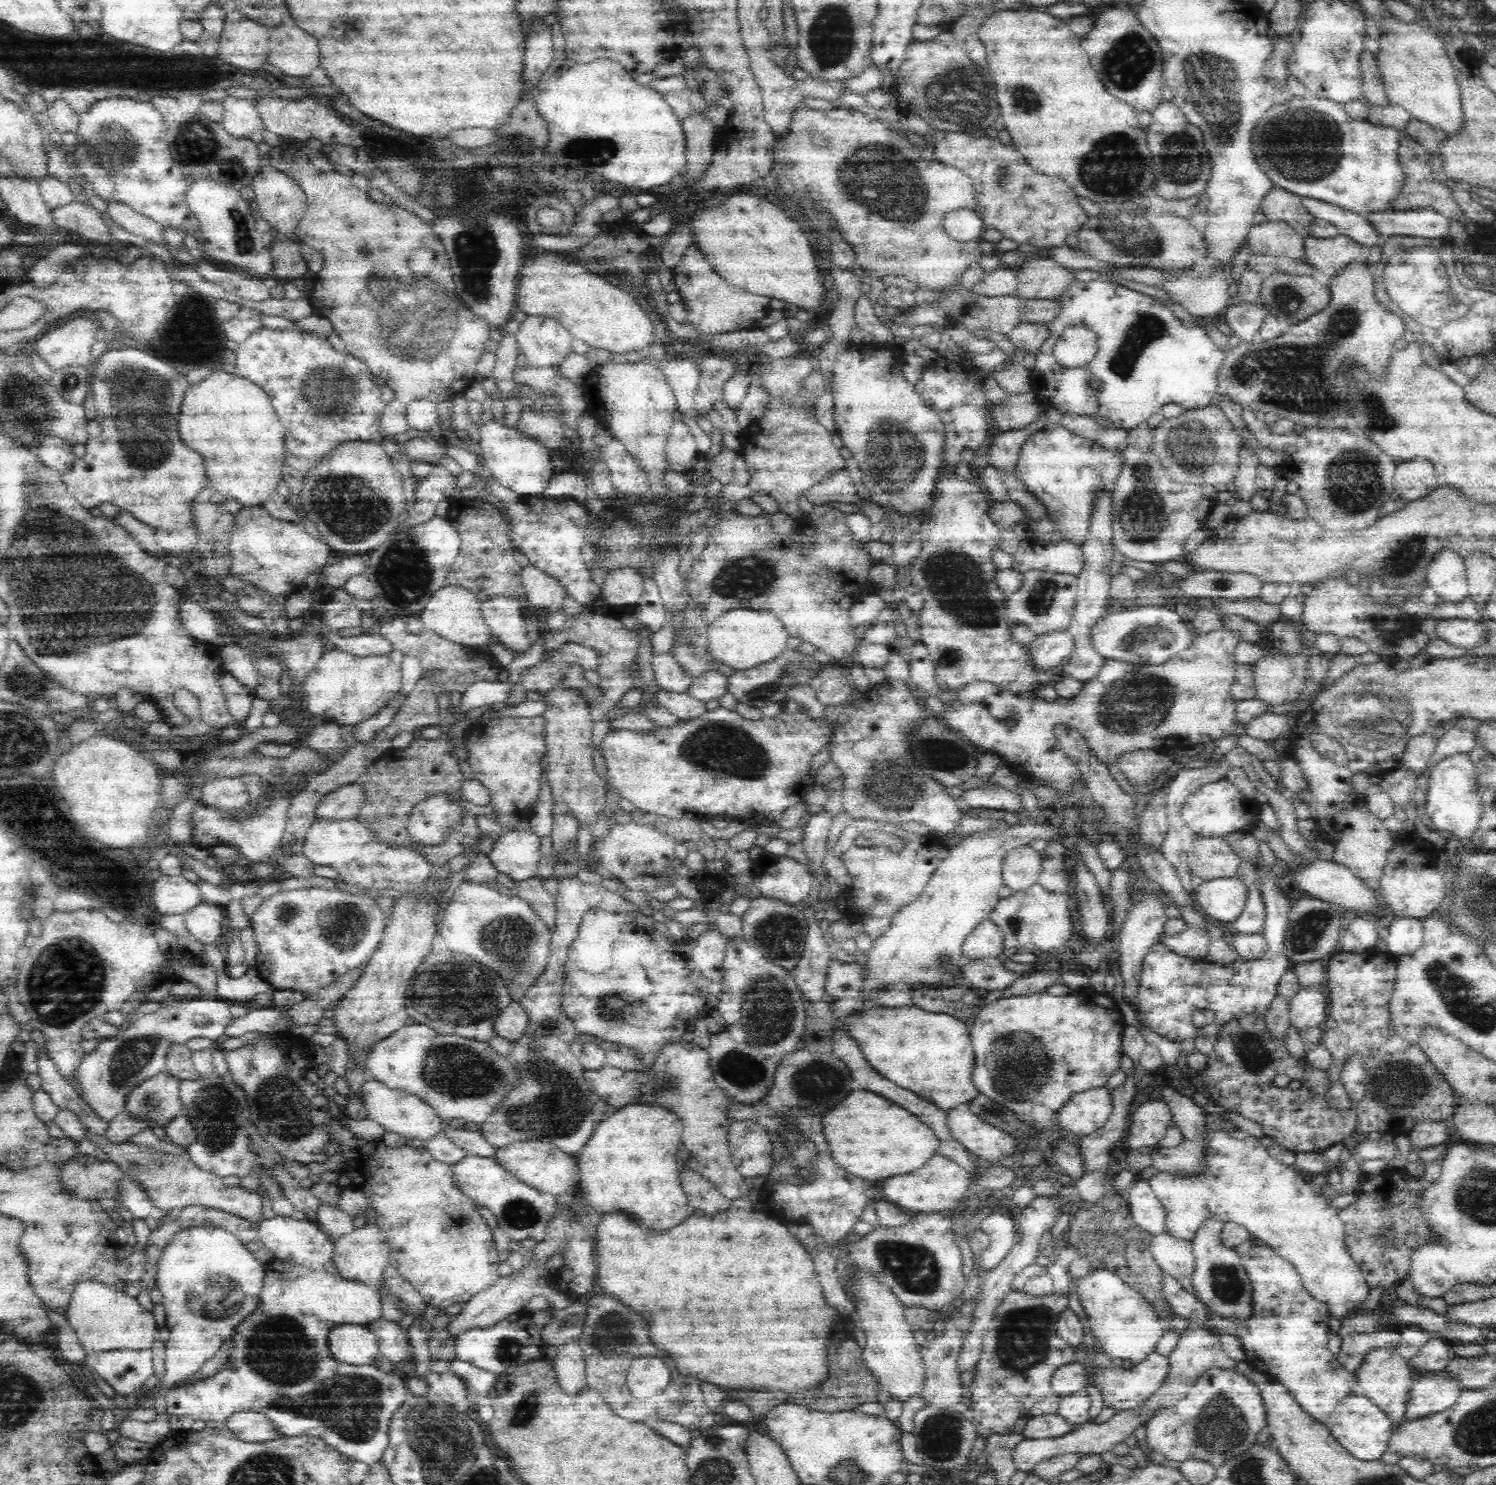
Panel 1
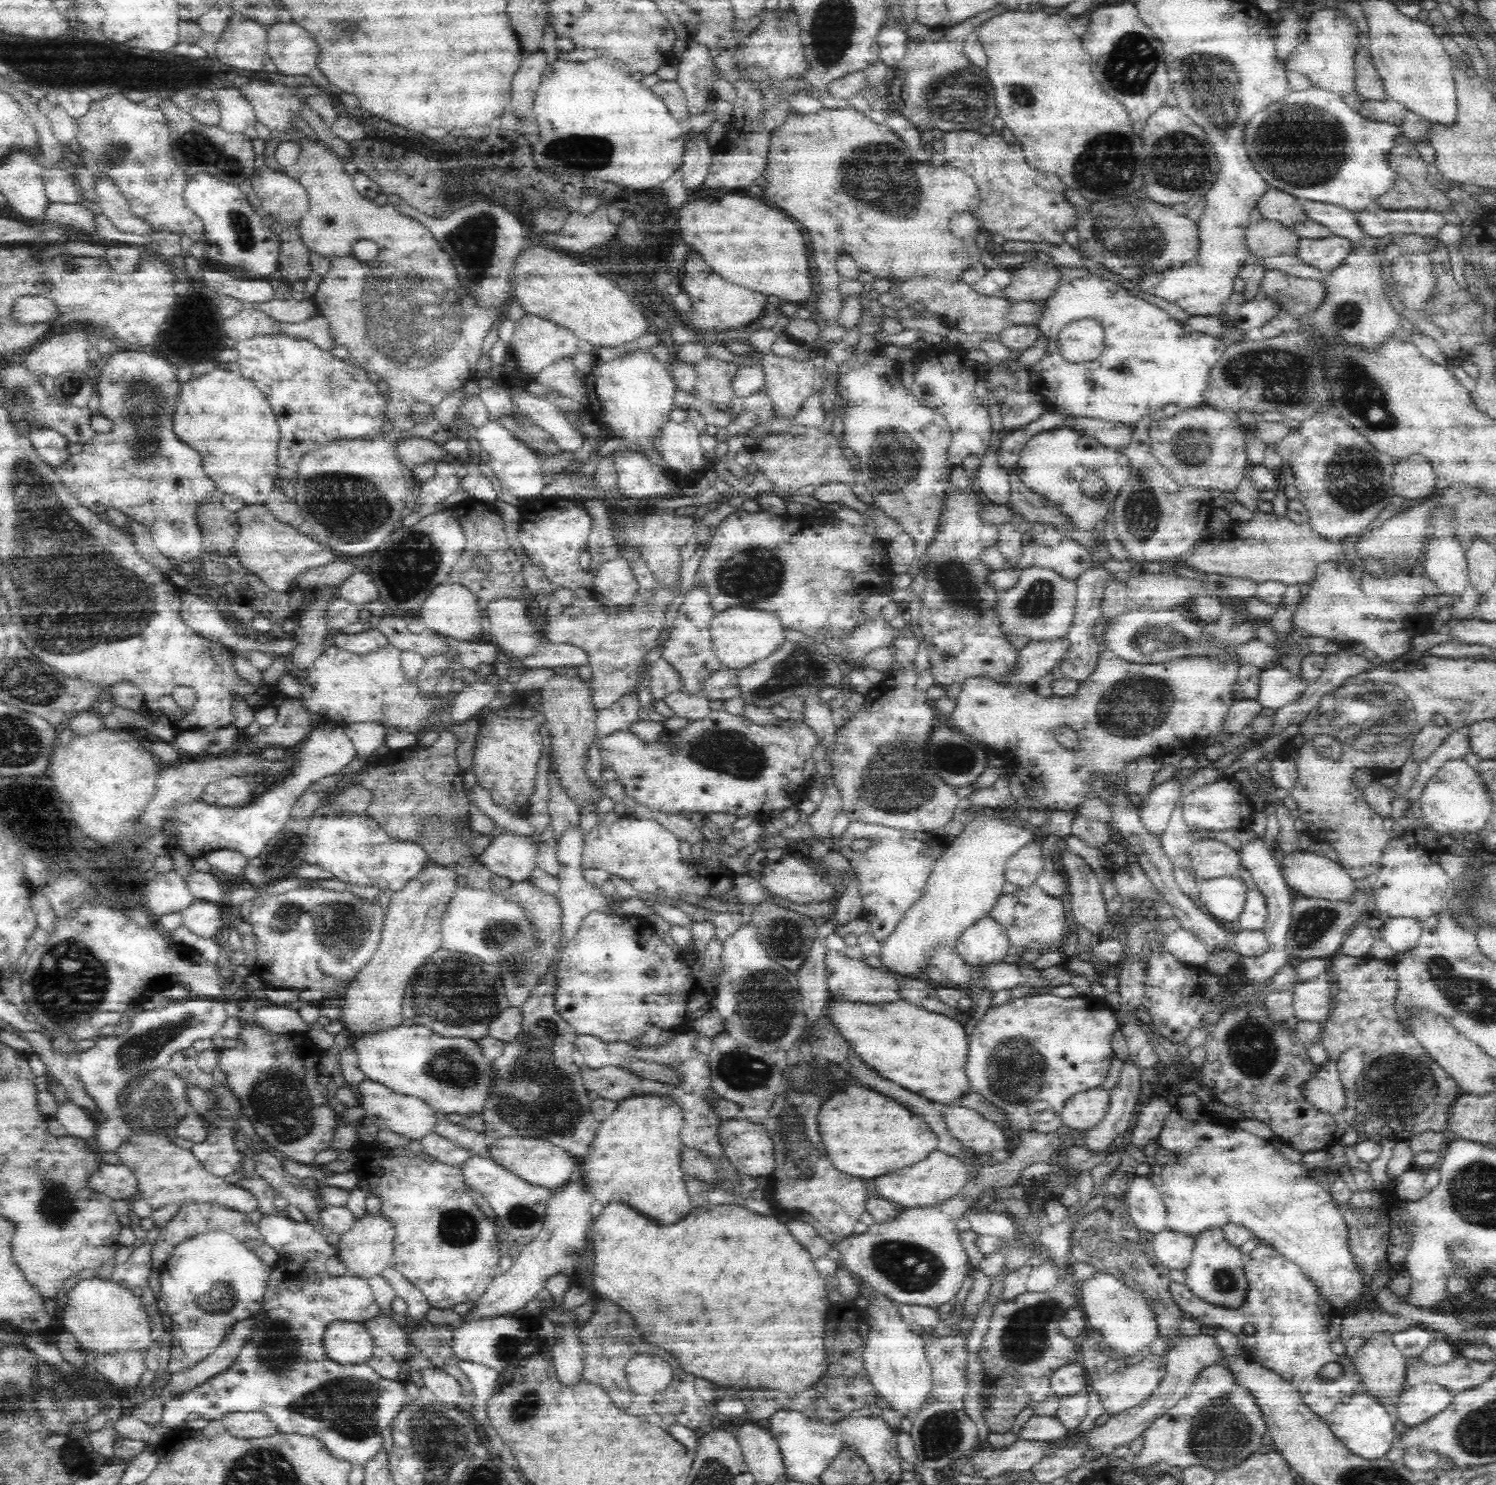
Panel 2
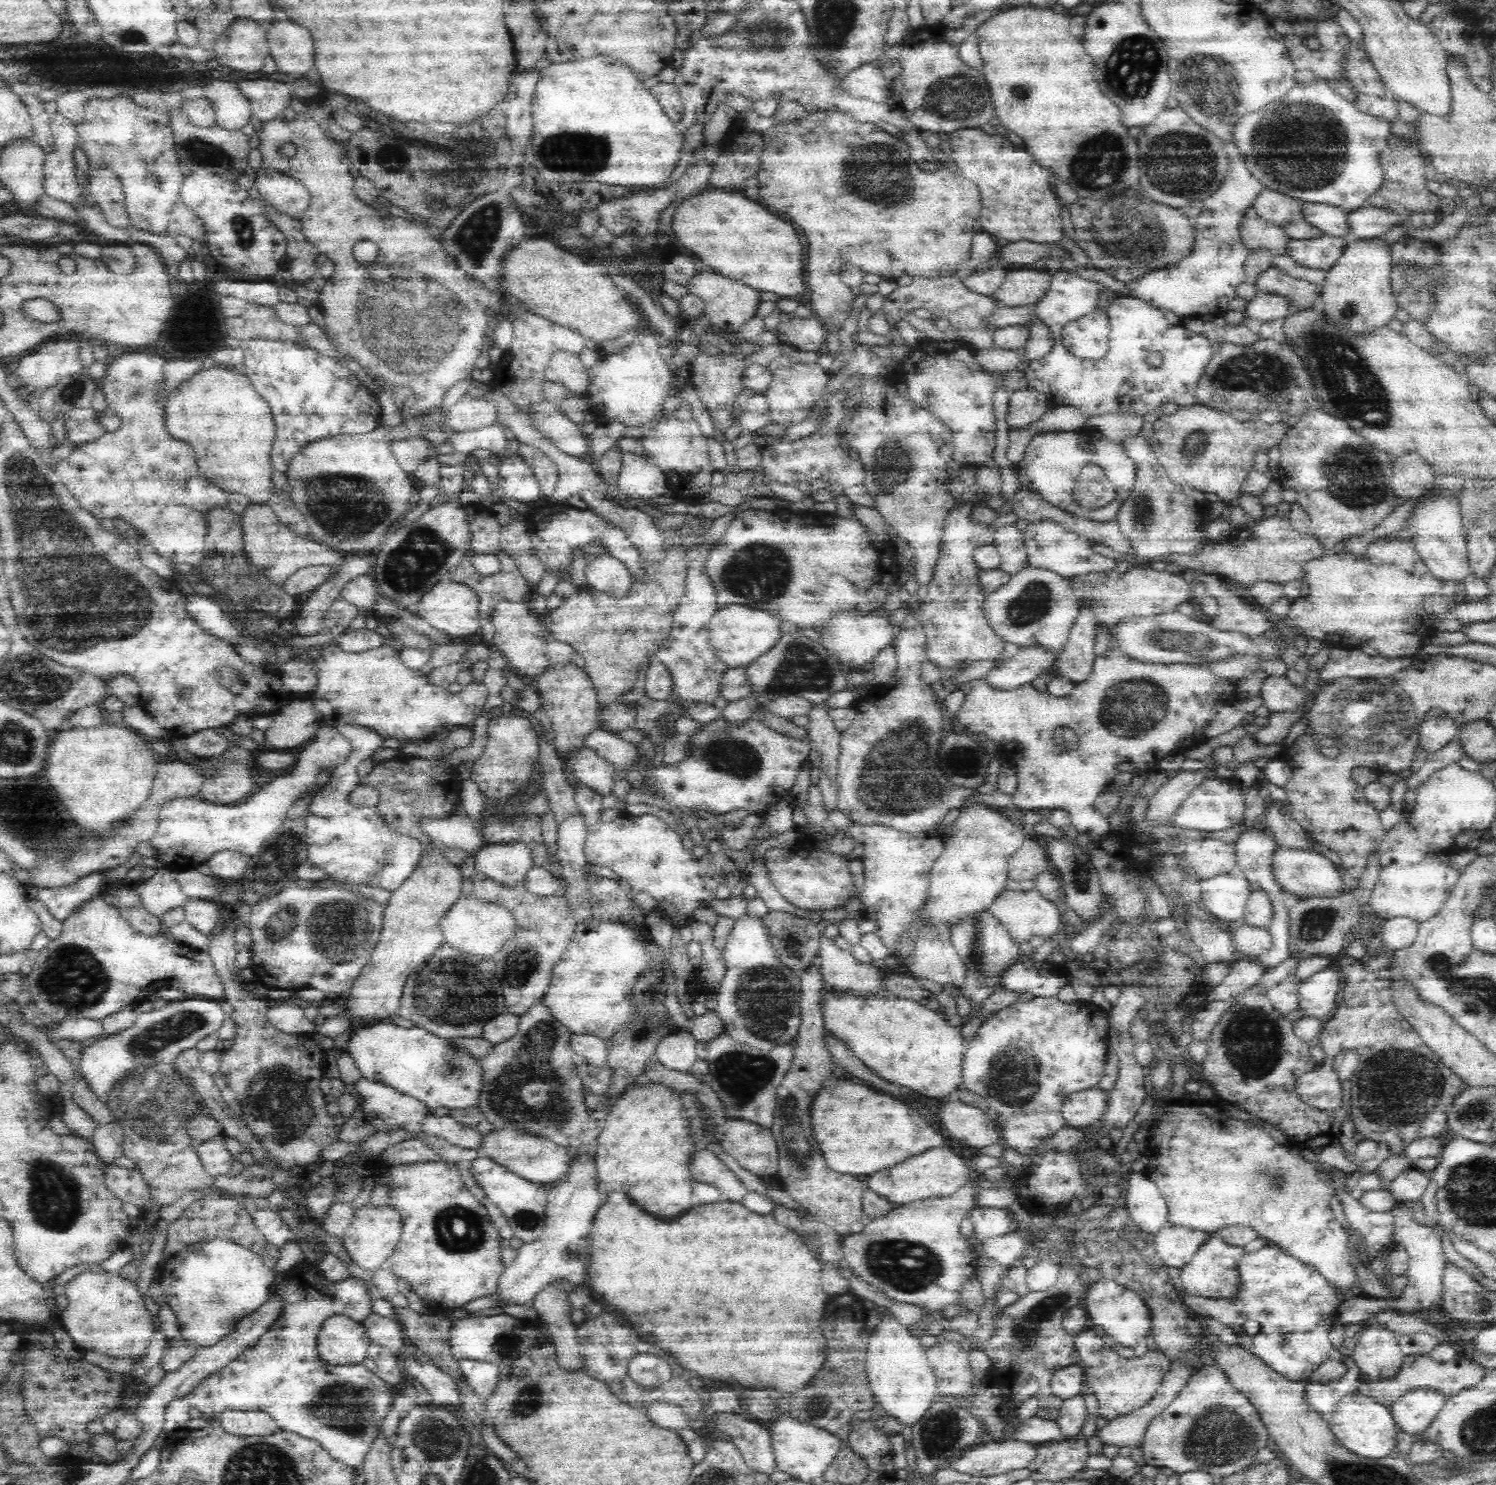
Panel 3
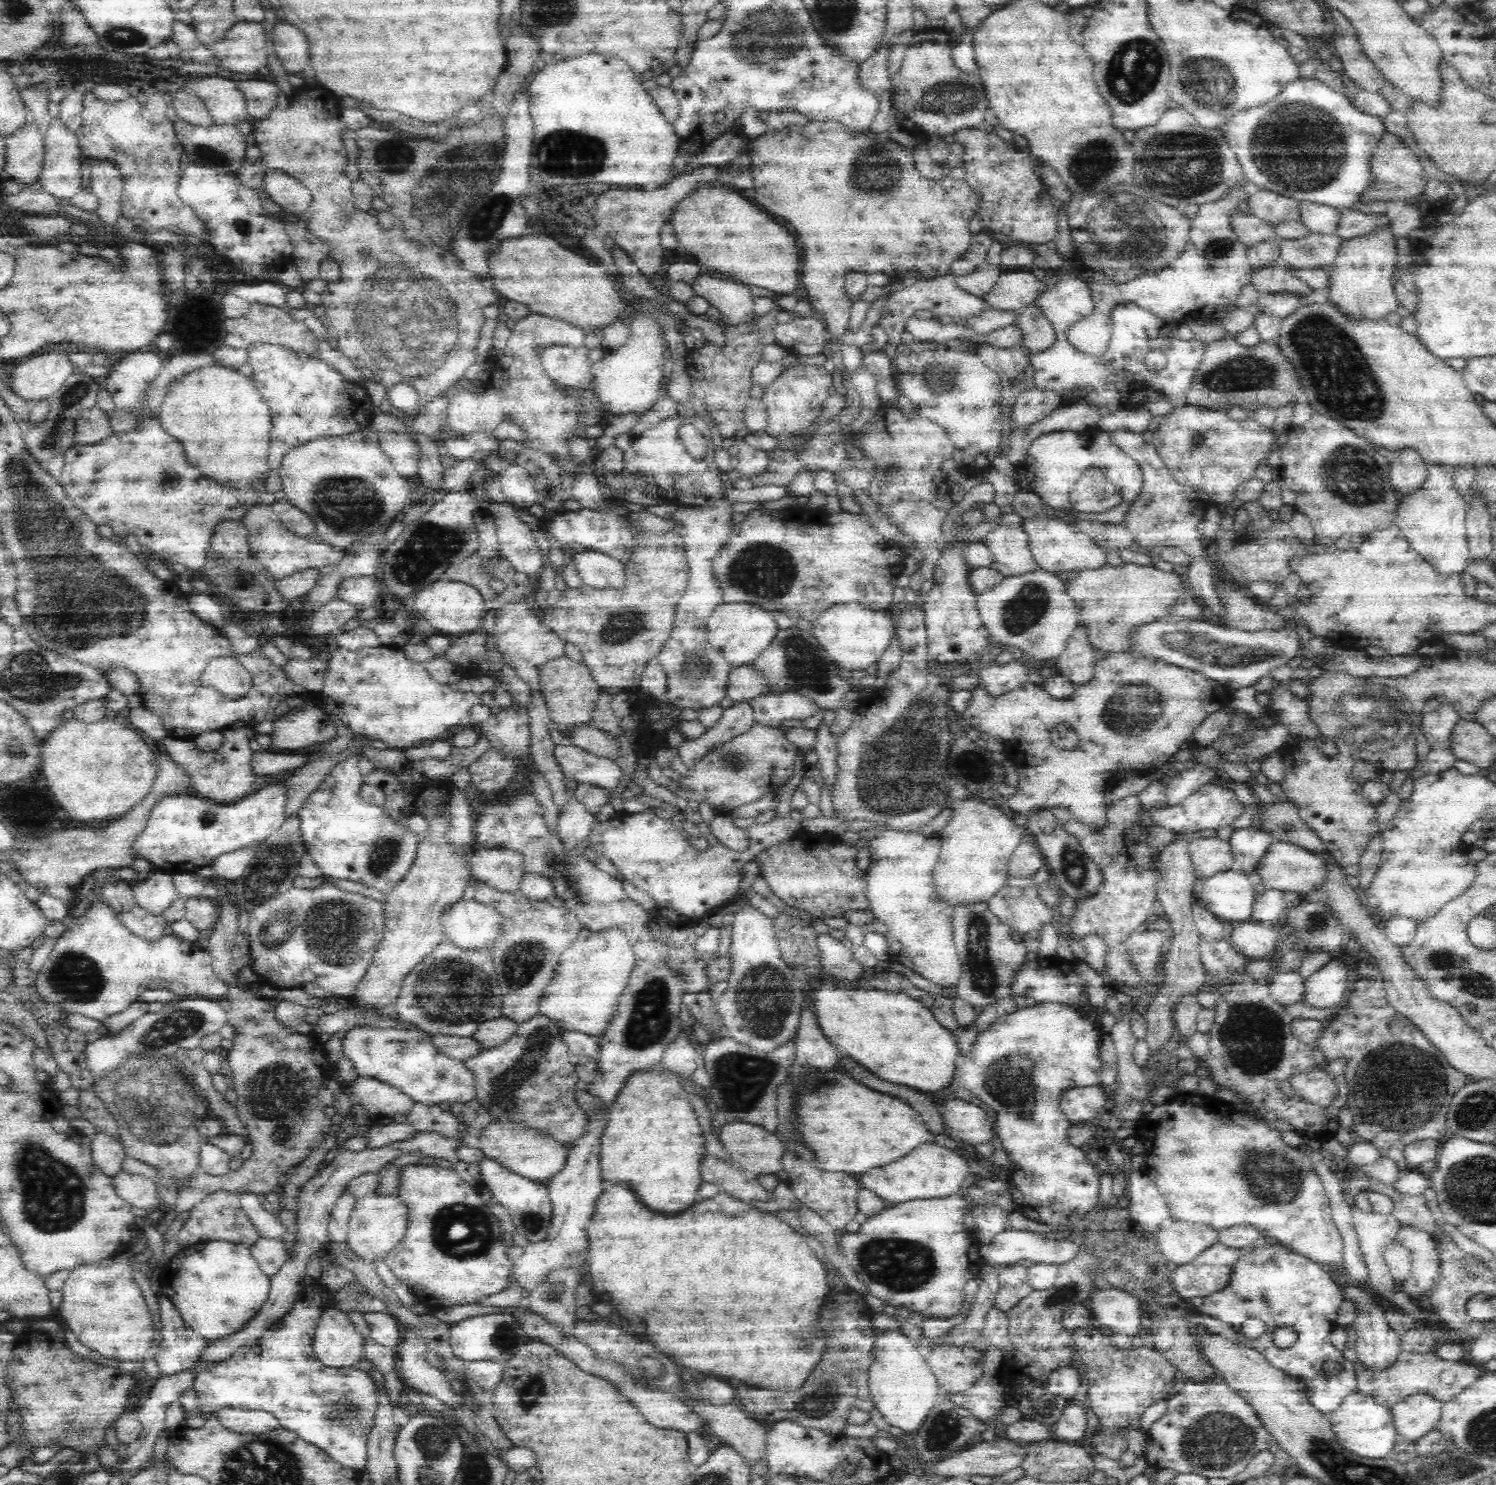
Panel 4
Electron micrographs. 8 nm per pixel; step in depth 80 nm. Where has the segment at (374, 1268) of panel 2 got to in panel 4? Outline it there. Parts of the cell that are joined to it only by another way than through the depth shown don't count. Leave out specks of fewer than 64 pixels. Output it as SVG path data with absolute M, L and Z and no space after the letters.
M374 1191L356 1199L349 1218L346 1242L356 1255L373 1264L374 1259L384 1258L404 1238L409 1226L408 1212L410 1209L398 1191L394 1194Z

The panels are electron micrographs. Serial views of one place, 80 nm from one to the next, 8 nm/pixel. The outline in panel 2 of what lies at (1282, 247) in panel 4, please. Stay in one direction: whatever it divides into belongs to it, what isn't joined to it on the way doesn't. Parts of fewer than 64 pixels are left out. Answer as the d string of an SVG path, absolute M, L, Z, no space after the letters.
M1332 235L1319 239L1299 239L1297 257L1323 274L1332 272L1349 254L1354 244L1351 240Z

